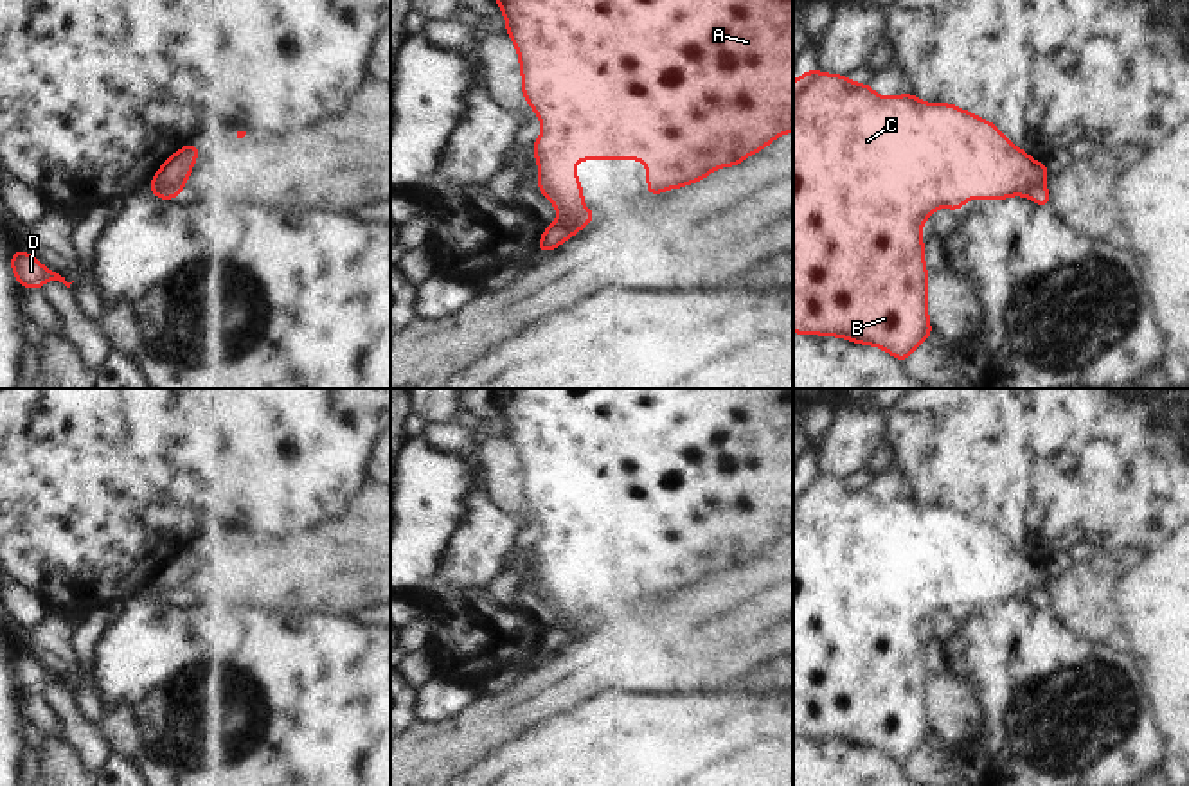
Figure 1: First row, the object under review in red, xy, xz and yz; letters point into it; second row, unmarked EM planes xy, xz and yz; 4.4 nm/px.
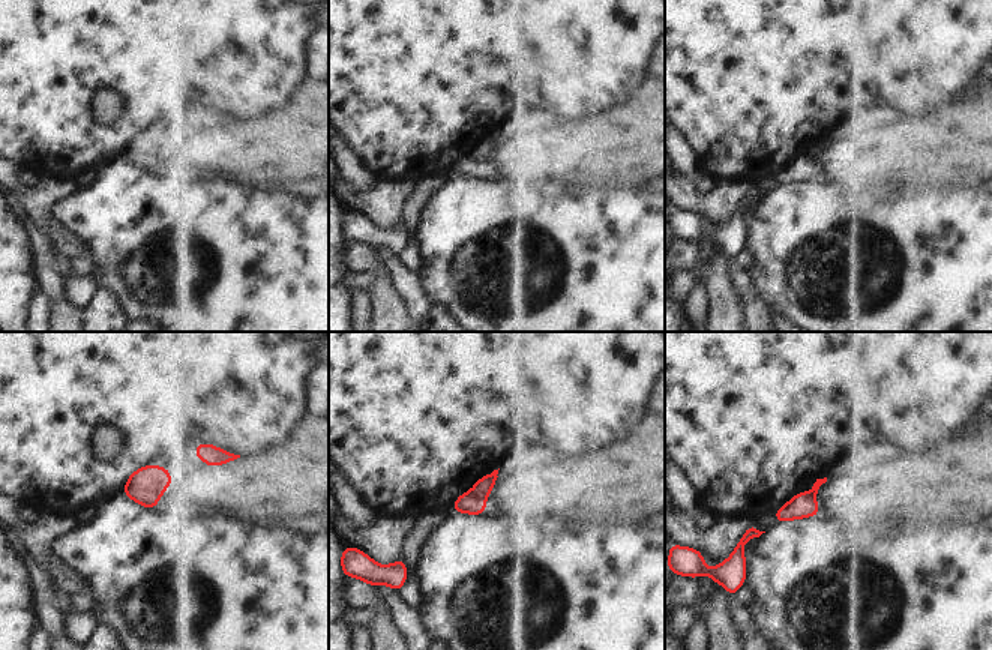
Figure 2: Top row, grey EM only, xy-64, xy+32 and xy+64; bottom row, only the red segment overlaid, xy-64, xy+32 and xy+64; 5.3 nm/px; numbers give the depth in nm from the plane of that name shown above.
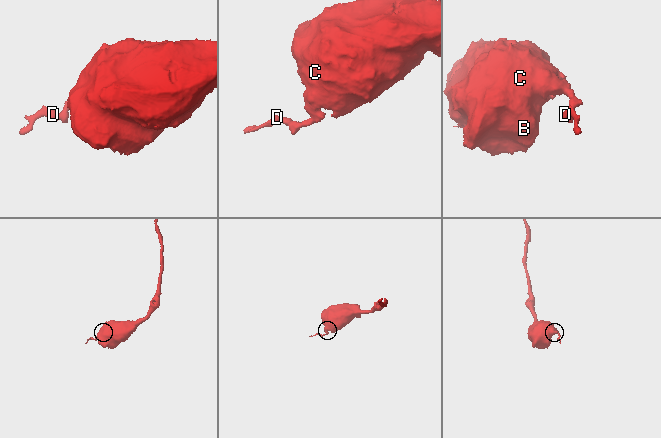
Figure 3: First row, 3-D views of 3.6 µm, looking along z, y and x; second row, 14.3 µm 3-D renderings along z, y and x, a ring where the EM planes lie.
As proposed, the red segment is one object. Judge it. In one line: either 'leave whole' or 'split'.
split

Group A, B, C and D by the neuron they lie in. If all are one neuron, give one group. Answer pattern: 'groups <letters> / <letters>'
groups A B C / D

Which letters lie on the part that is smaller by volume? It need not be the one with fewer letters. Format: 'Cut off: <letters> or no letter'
Cut off: D.

